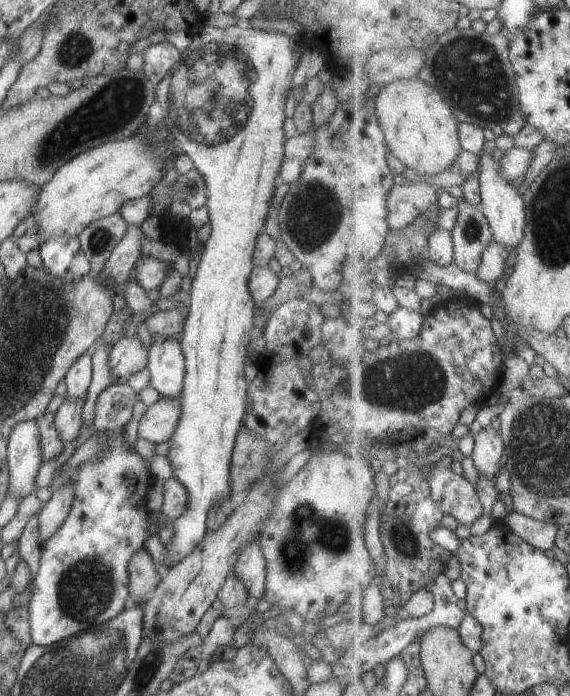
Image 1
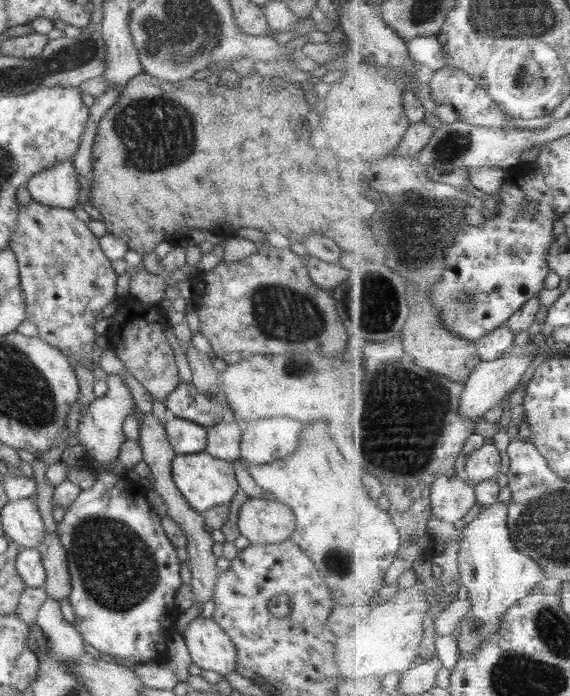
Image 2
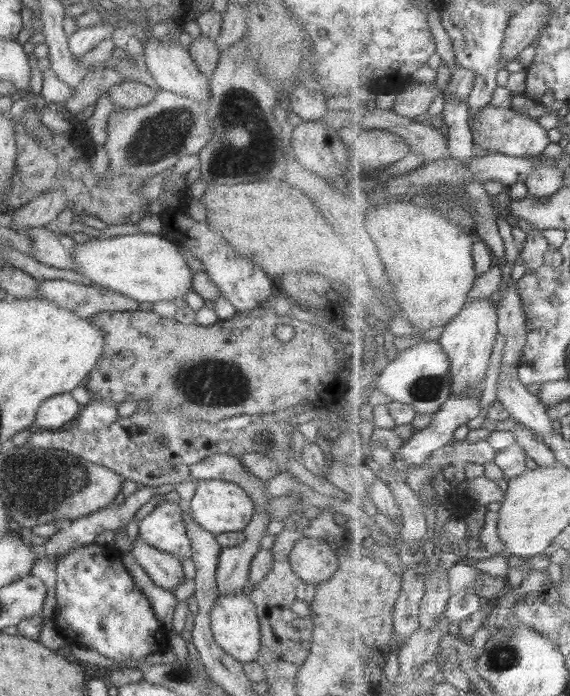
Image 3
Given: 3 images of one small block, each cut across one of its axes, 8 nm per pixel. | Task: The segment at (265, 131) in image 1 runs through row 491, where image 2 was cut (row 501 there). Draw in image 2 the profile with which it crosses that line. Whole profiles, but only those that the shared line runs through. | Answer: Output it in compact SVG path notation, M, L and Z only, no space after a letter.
M204 451L191 455L176 455L171 462L170 471L177 490L195 512L202 513L211 507L227 505L237 492L237 481L231 462L218 460Z

